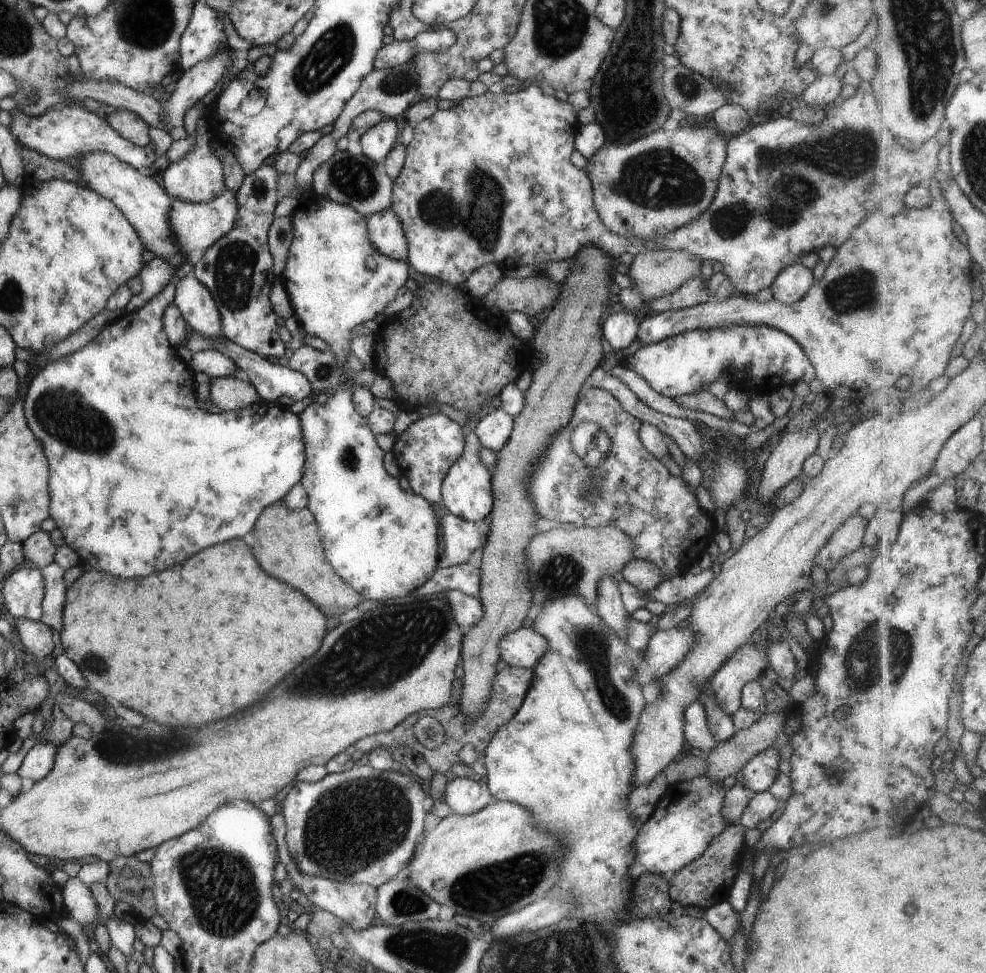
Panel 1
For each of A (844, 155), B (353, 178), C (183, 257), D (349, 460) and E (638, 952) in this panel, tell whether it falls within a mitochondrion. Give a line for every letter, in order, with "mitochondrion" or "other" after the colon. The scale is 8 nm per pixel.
A: mitochondrion
B: mitochondrion
C: other
D: mitochondrion
E: other

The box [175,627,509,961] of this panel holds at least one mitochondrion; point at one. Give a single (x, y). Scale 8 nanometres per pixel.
(349, 826)

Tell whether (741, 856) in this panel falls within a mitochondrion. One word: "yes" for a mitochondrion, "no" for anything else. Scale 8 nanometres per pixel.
no

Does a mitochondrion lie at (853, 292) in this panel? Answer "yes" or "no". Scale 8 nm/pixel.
yes

